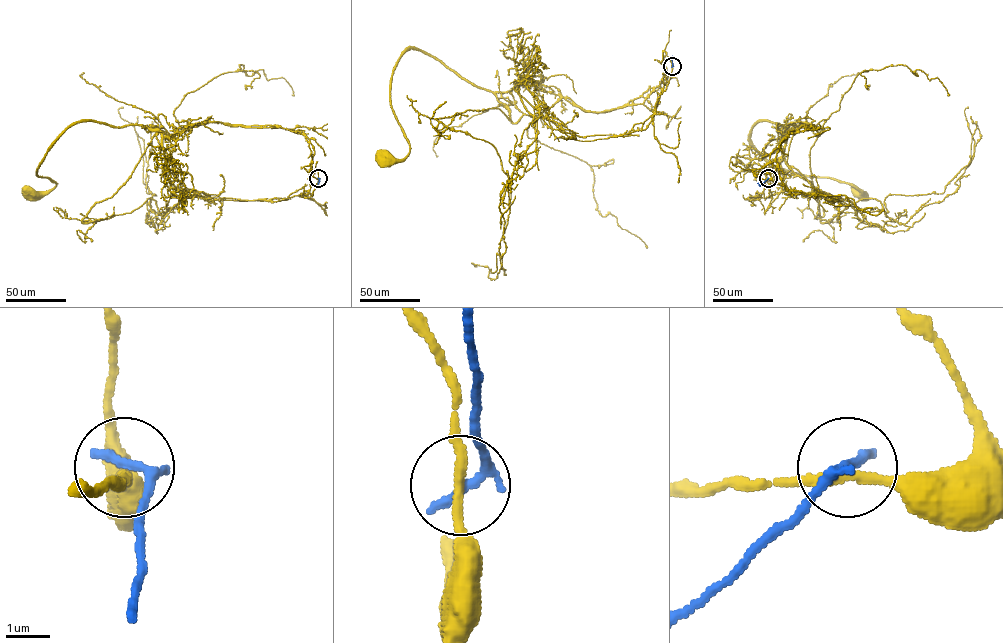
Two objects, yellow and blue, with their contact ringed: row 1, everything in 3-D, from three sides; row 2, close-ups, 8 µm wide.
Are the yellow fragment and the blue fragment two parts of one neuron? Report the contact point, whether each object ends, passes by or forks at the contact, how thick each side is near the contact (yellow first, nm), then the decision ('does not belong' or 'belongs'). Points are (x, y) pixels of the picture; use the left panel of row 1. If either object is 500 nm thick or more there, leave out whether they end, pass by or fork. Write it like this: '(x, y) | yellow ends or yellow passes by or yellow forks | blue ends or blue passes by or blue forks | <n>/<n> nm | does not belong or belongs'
(318, 178) | yellow passes by | blue ends | 240/280 nm | does not belong

